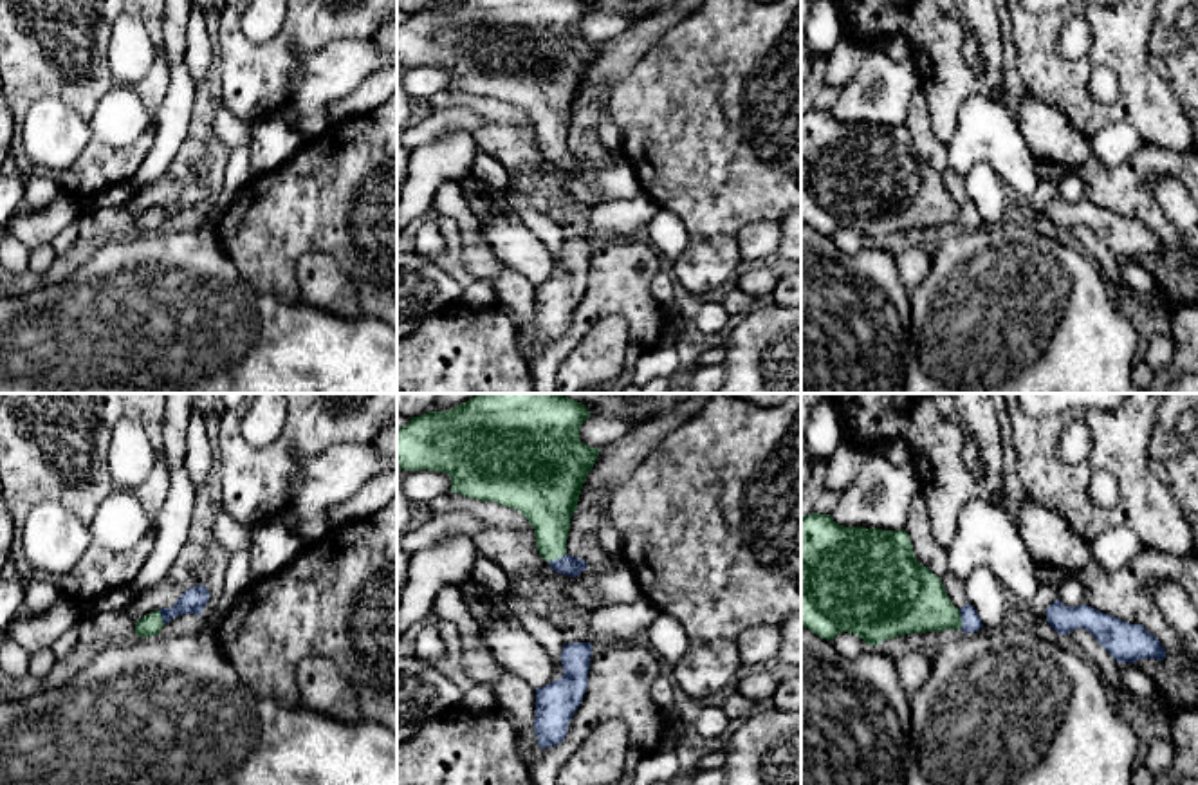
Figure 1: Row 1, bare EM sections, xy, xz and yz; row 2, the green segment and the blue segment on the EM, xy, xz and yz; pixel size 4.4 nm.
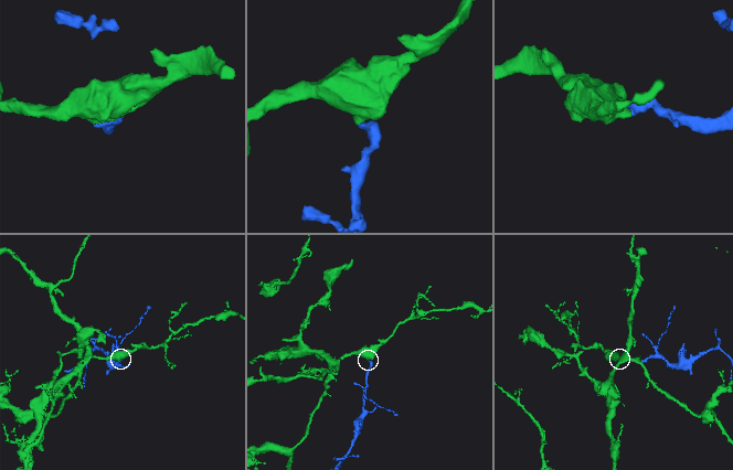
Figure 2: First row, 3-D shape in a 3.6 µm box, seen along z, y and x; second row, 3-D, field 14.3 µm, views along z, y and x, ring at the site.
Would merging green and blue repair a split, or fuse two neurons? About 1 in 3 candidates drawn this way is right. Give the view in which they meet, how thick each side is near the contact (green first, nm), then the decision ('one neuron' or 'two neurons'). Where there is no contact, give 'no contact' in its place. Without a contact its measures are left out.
contact in xz; calibres 220 and 90 nm; one neuron

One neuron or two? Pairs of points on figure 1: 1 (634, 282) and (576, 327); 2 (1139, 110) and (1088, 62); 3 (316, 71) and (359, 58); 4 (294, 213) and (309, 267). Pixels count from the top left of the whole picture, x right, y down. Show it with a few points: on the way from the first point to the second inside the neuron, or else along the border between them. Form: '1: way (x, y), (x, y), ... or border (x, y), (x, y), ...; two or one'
1: way (619, 282), (589, 313); one
2: way (1139, 92), (1139, 85), (1114, 60), (1106, 60); one
3: way (327, 71), (336, 71), (349, 62); one
4: border (345, 271), (305, 253), (298, 296); two

